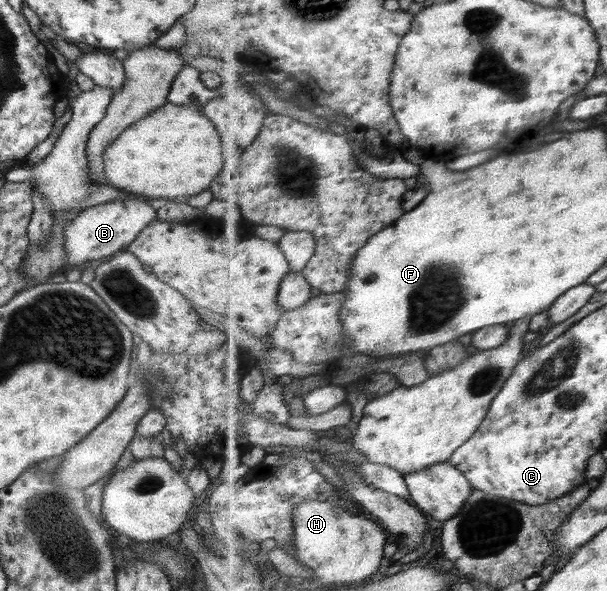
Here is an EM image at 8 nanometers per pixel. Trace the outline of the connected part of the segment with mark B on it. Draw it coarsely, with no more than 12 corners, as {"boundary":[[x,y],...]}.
{"boundary":[[143,199],[82,209],[63,230],[66,263],[122,253],[156,217]]}

